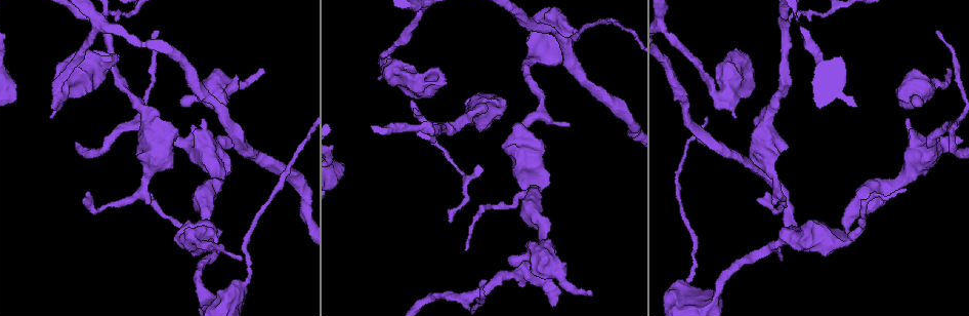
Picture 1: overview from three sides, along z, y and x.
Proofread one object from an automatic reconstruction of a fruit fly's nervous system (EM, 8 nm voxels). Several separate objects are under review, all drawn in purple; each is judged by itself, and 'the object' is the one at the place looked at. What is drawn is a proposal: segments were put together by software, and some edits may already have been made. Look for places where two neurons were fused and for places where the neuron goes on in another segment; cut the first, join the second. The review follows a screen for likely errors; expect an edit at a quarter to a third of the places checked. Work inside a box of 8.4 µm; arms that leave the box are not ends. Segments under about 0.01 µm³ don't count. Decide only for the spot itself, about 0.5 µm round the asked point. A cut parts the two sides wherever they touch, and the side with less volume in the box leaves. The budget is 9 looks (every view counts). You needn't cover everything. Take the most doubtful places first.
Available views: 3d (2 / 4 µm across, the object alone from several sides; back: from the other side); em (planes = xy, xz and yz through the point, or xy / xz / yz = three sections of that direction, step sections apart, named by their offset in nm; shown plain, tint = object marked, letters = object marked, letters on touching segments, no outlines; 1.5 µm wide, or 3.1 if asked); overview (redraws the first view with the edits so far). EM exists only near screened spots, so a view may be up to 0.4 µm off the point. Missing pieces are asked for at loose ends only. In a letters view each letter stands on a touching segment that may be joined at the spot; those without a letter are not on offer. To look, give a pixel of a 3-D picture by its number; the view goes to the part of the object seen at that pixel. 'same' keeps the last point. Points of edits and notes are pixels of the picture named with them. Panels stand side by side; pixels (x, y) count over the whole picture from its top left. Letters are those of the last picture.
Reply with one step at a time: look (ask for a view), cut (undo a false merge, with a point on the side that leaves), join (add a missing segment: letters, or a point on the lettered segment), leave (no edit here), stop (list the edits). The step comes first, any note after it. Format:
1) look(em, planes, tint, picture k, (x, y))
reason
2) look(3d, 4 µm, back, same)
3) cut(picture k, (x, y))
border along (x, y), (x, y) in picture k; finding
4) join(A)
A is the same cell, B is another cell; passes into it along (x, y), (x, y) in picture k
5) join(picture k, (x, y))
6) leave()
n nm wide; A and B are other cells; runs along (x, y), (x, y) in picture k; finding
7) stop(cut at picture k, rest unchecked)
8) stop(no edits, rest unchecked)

look(3d, 4 µm, picture 1, (263, 69))
branch stops here

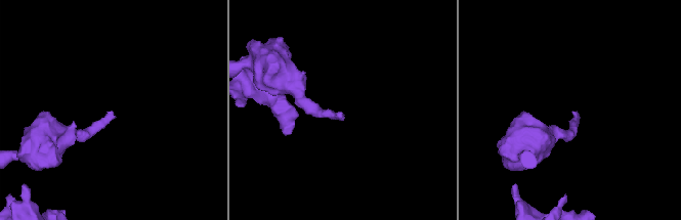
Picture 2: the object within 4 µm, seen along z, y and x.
look(em, yz, step 8, tint, picture 2, (576, 114))

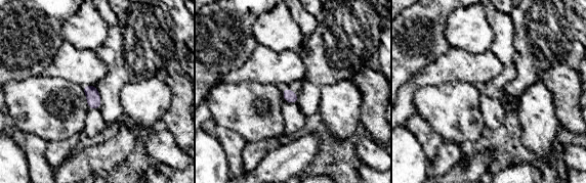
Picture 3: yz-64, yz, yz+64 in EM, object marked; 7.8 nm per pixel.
look(em, planes, letters, same)

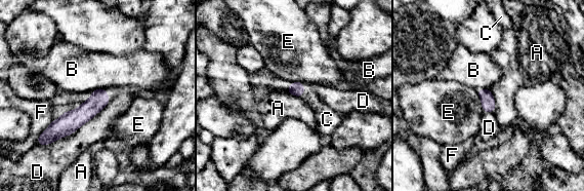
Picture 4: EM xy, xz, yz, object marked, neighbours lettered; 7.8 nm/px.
join(C)
110 nm wide; C is the same cell, A, B, D, E and F are other cells; passes into it along (296, 88), (302, 93), (325, 116) in picture 4; the neuron continues

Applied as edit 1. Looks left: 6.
look(em, xy, step 8, tint, picture 1, (427, 91))
sharp bend

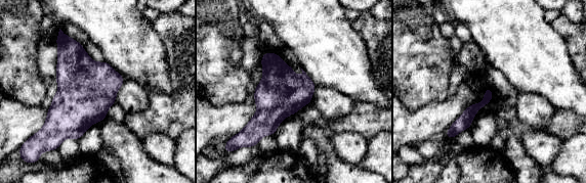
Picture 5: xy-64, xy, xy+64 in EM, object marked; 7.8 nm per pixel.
look(em, planes, letters, same)

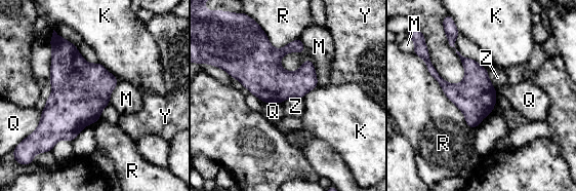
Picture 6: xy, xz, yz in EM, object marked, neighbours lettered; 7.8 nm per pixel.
leave()
280 nm wide; K, M, Q, R, Y and Z are other cells; border along (301, 98), (287, 98), (281, 104) in picture 6; continuous, no second neuron

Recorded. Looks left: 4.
look(3d, 4 µm, picture 1, (914, 97))
sudden change in width

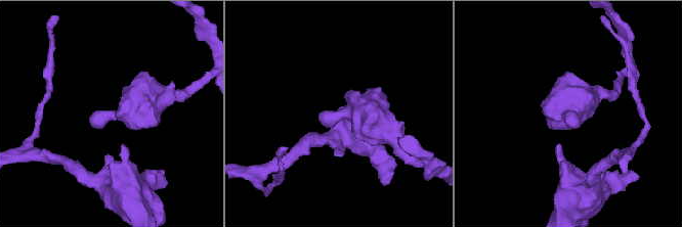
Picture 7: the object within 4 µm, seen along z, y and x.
look(em, 3.1 µm, xy, step 8, tint, picture 7, (566, 112))
shape alone is not enough

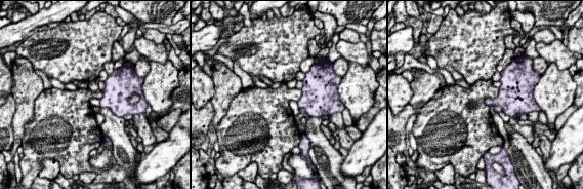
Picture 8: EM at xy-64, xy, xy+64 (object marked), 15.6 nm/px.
look(em, 3.1 µm, planes, letters, same)
cut it another way

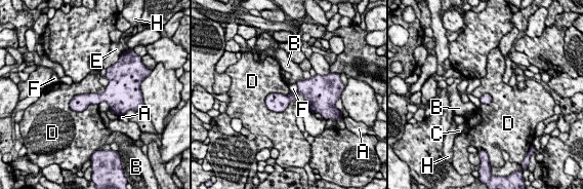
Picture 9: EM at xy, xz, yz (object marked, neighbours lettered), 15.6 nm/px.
leave()
D touches over 650 nm; A, B, C, D, E, F and H are other cells; border along (106, 86), (76, 95), (69, 107) in picture 9; one neuron here

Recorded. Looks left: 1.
stop(join at picture 4, rest unchecked)

